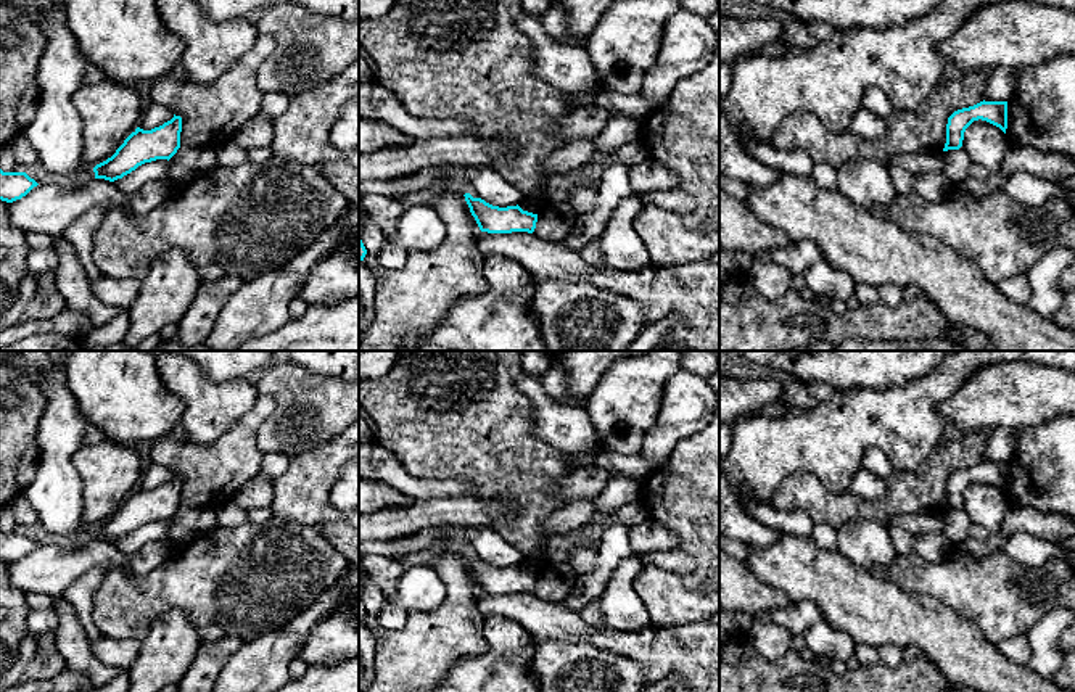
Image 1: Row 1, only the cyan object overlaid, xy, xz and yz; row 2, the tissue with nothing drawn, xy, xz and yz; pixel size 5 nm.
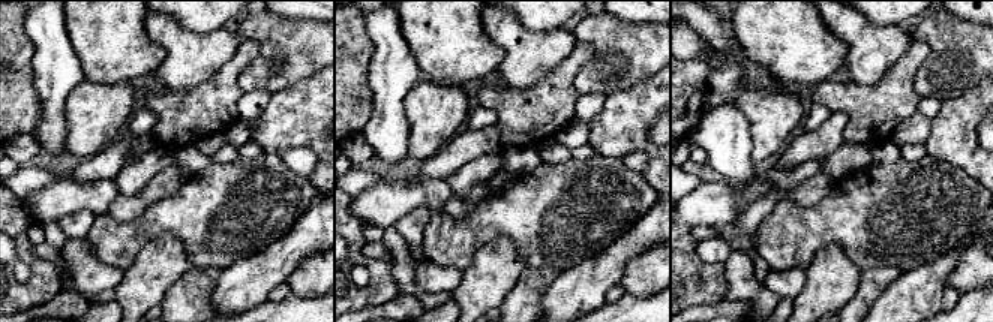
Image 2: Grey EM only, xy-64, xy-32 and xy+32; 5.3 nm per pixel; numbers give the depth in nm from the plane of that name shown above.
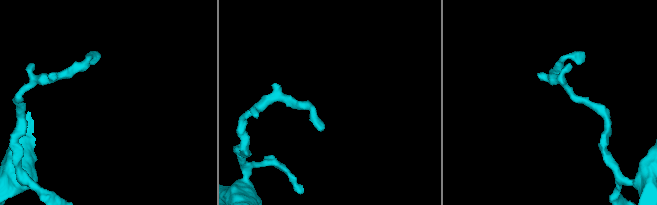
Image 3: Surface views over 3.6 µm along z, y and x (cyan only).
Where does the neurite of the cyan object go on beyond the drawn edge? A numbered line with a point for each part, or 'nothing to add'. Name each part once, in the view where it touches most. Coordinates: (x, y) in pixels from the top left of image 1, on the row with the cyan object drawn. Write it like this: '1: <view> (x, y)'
nothing to add

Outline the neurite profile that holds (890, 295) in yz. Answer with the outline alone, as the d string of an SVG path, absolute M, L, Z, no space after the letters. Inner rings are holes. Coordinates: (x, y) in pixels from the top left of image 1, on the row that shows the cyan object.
M887 285L887 286L877 288L877 291L880 296L880 303L890 307L896 307L904 301L904 291L900 286Z

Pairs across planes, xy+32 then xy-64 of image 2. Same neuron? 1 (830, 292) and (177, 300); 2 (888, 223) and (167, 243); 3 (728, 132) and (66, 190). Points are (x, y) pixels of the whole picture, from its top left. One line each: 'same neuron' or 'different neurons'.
1: different neurons
2: different neurons
3: different neurons

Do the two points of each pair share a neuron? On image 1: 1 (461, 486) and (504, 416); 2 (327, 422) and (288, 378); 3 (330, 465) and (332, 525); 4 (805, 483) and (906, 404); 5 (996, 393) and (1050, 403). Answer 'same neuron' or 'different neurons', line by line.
1: different neurons
2: same neuron
3: same neuron
4: different neurons
5: same neuron

